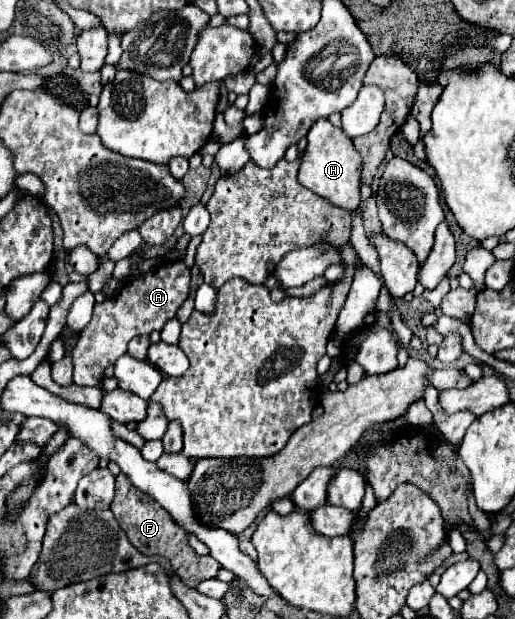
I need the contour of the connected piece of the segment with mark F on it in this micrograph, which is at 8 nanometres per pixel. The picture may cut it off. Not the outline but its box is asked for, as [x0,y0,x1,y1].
[111,473,221,587]

